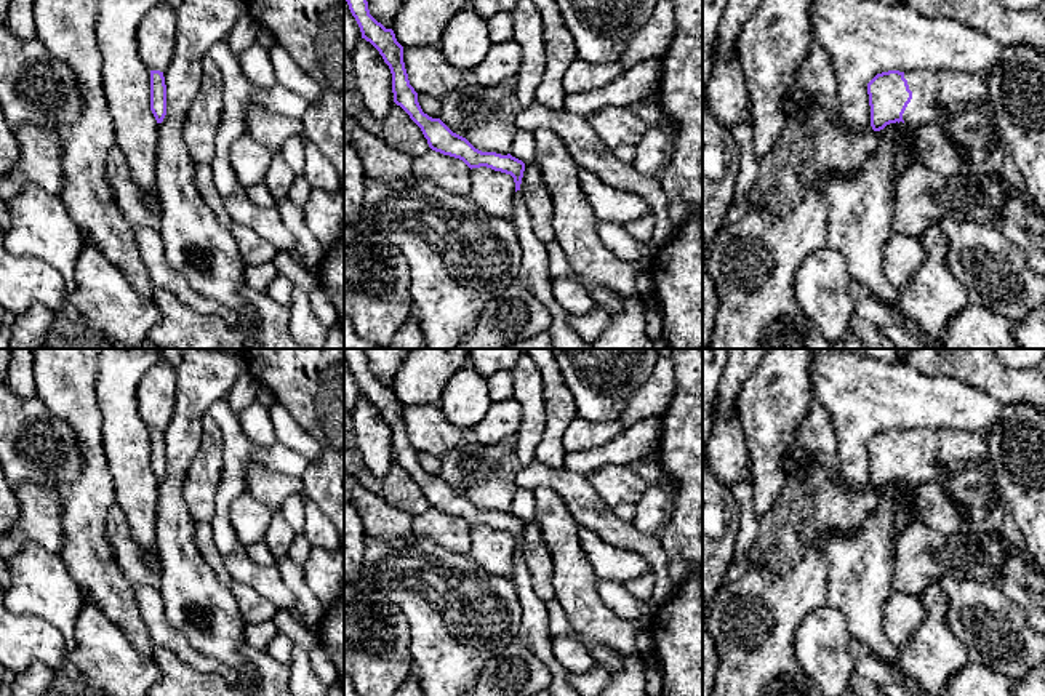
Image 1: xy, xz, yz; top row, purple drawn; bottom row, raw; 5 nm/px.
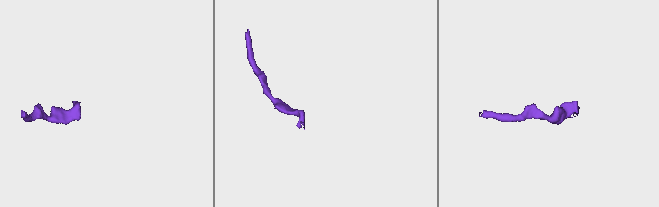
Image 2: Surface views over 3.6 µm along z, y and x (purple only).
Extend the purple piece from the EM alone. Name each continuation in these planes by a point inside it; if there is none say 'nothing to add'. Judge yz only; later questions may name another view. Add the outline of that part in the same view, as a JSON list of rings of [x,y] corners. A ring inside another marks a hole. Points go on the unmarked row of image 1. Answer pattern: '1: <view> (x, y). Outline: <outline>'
1: yz (936, 453). Outline: [[[962,429],[904,430],[912,458],[903,478],[912,483],[939,483],[947,475],[976,462],[981,472],[992,477],[987,440],[983,434]]]

